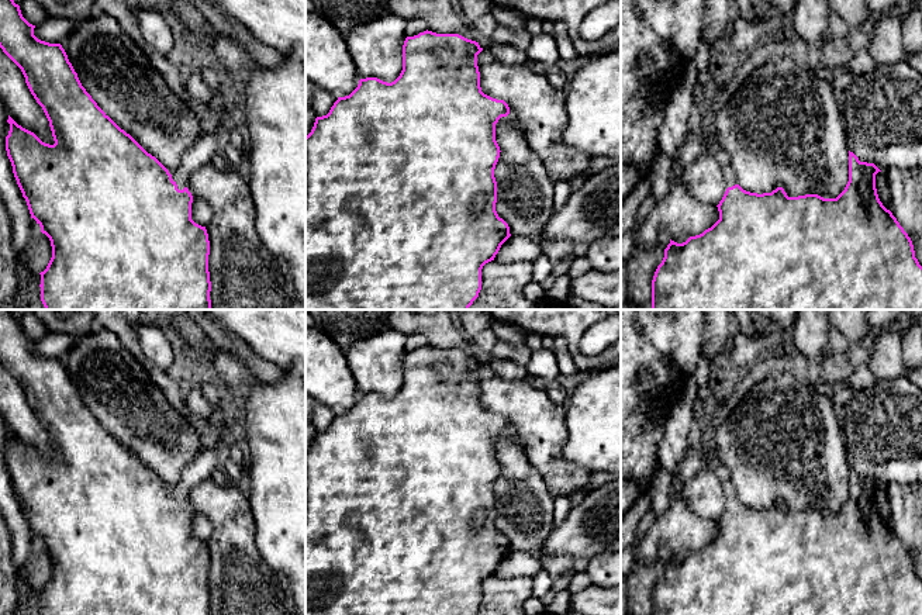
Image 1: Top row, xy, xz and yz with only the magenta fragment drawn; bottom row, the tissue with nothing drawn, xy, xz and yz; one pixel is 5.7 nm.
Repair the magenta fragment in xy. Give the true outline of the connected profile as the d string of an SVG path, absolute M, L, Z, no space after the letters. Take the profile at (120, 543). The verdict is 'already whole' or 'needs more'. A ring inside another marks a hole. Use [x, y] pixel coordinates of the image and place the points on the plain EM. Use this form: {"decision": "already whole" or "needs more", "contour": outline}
{"decision": "needs more", "contour": "M0 310L0 363L21 384L55 456L53 460L42 457L8 431L7 471L31 533L52 562L52 573L39 588L41 615L210 615L208 549L206 542L191 535L193 511L186 497L191 487L211 477L224 457L225 443L201 450L182 470L180 481L168 486L97 421L82 401L62 360L38 355L34 343L11 310Z"}

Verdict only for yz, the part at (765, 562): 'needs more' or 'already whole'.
needs more

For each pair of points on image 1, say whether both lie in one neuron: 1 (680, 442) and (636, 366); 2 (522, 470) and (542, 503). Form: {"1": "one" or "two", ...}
{"1": "two", "2": "one"}

